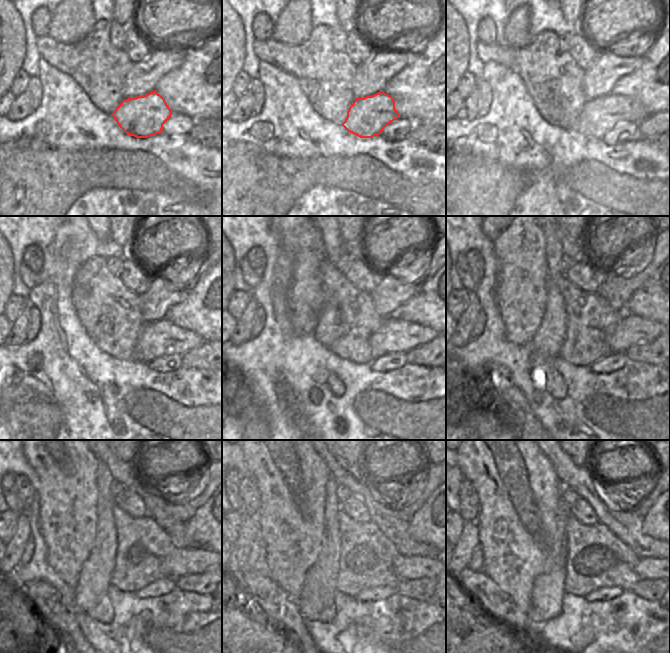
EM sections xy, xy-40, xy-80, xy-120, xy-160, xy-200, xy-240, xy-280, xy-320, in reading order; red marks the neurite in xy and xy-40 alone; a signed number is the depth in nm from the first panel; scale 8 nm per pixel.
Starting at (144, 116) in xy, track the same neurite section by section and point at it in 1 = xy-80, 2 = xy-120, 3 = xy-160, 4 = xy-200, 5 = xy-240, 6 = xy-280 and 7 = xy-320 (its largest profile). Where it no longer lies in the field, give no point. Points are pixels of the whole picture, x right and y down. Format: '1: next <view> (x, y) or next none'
1: next xy-80 (599, 115)
2: next xy-120 (156, 339)
3: next xy-160 (395, 335)
4: next xy-200 (632, 330)
5: next xy-240 (182, 561)
6: next xy-280 (407, 568)
7: next xy-320 (647, 568)

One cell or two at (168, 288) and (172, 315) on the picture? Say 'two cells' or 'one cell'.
two cells

